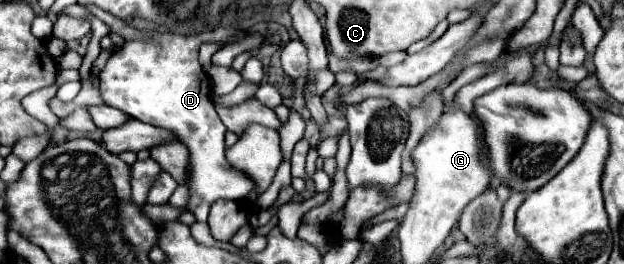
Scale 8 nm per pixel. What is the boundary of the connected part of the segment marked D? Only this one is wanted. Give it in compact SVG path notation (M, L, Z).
M221 27L211 33L177 35L177 33L149 33L153 41L127 41L125 47L115 49L101 71L101 97L107 105L125 111L143 123L173 131L177 141L189 149L187 163L187 211L199 222L206 223L211 205L217 199L243 199L253 183L239 171L229 167L225 159L225 125L221 123L209 89L209 77L201 71L197 61L199 45L205 41L227 41L237 35L237 29Z

